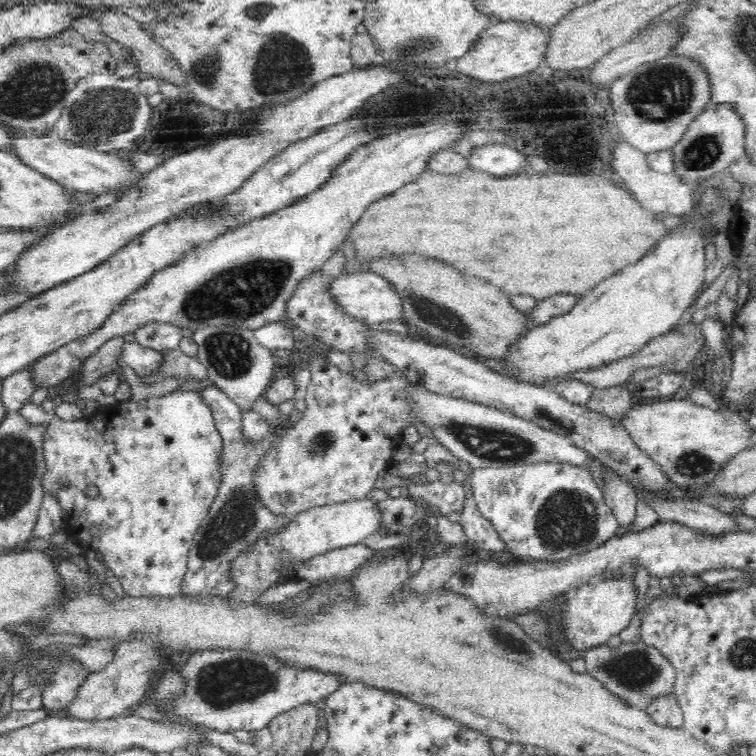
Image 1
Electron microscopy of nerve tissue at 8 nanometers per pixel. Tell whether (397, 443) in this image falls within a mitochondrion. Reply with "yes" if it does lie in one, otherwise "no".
no

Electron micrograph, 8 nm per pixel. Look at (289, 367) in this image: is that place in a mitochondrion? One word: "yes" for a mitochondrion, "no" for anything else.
no

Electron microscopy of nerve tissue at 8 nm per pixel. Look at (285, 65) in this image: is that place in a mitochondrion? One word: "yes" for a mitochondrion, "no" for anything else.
yes

